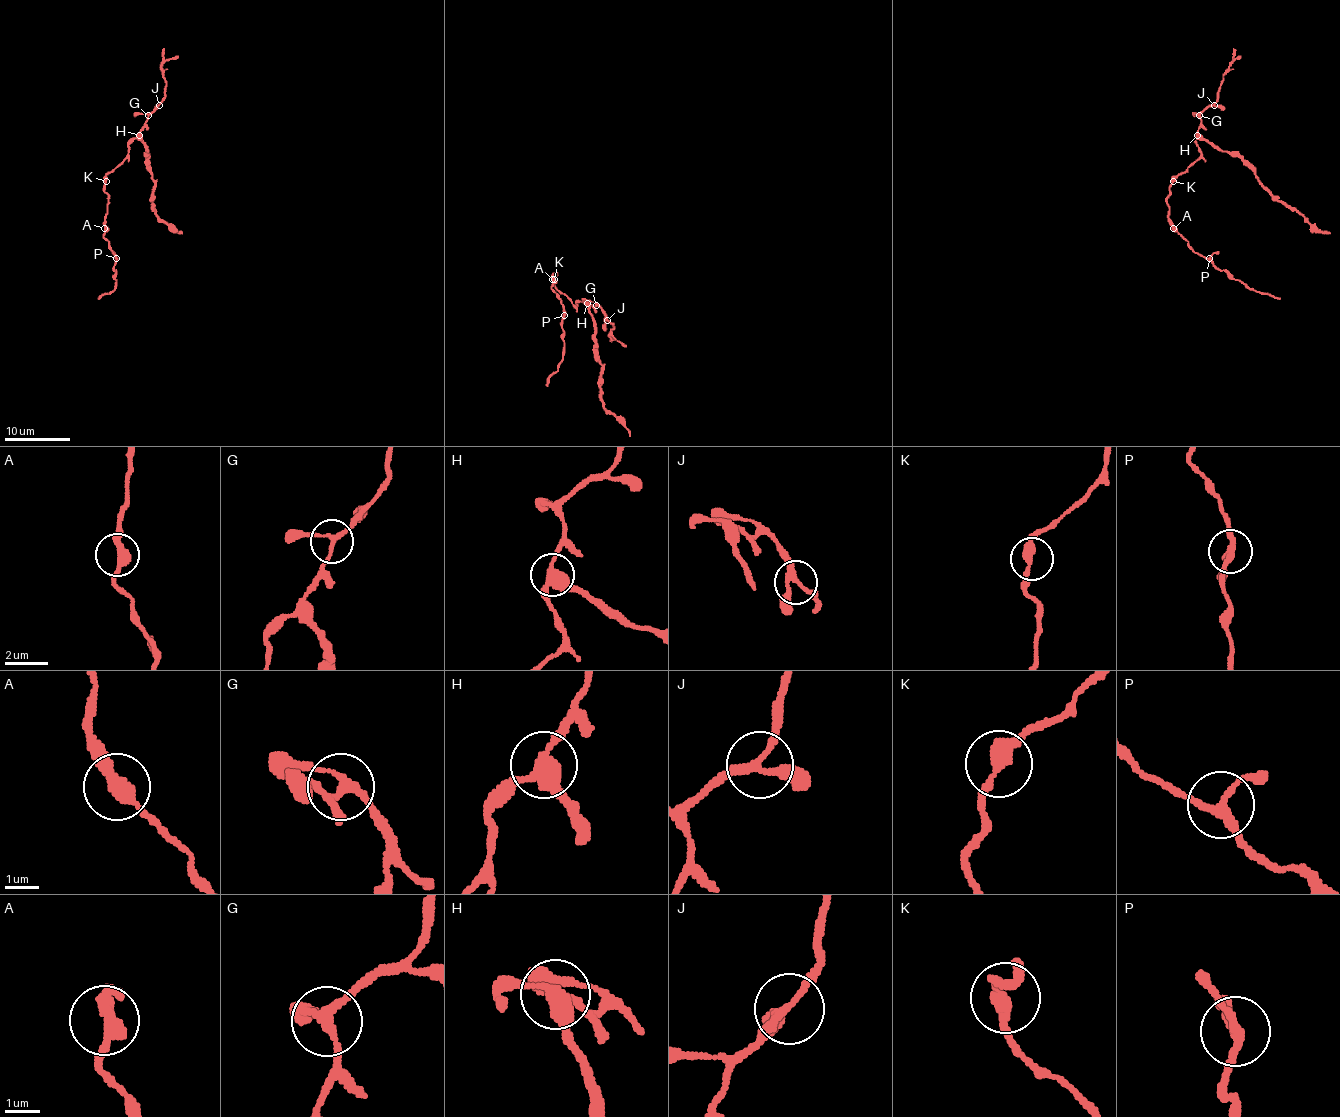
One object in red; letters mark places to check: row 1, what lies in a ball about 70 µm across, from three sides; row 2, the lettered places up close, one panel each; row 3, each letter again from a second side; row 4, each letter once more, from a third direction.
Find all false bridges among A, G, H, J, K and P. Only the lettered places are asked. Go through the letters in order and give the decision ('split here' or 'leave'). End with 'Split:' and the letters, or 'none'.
A: leave
G: leave
H: split here
J: leave
K: leave
P: leave
Split: H

